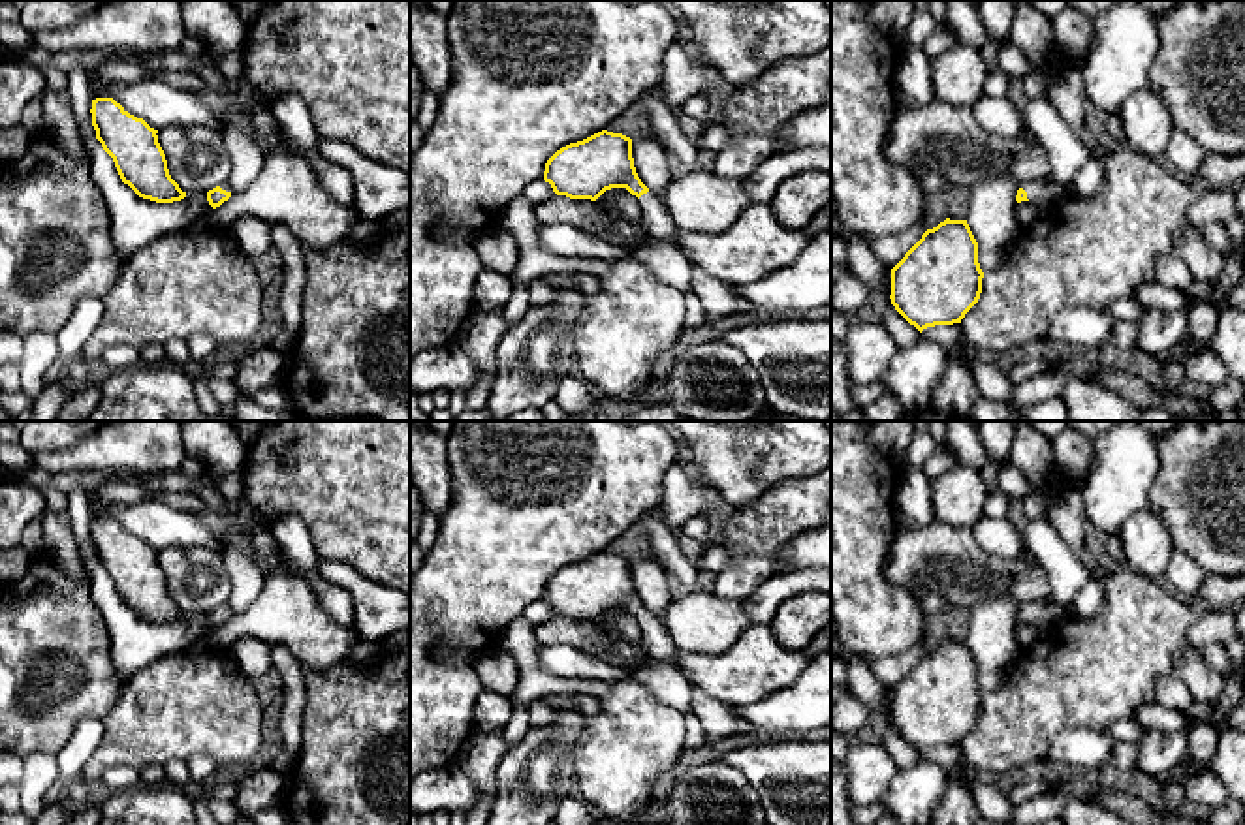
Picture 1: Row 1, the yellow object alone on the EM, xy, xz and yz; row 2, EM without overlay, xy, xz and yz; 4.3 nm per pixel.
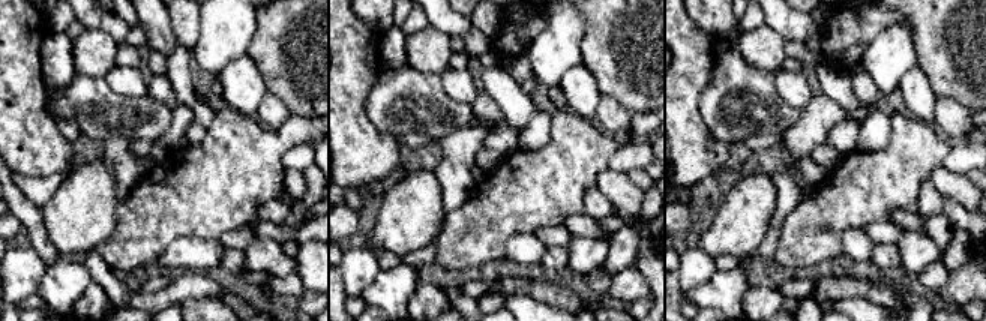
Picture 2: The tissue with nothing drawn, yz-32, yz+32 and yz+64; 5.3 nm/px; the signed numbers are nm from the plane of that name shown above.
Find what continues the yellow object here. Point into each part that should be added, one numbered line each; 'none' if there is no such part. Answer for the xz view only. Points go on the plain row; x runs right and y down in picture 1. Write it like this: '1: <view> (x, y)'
1: xz (657, 643)

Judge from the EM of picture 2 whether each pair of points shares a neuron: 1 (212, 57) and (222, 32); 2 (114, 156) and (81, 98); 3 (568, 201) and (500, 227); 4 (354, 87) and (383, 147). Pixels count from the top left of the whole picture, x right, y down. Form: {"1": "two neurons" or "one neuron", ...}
{"1": "one neuron", "2": "two neurons", "3": "one neuron", "4": "one neuron"}

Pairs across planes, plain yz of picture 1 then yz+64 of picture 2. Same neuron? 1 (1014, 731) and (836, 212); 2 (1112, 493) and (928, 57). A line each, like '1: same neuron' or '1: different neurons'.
1: same neuron
2: different neurons

